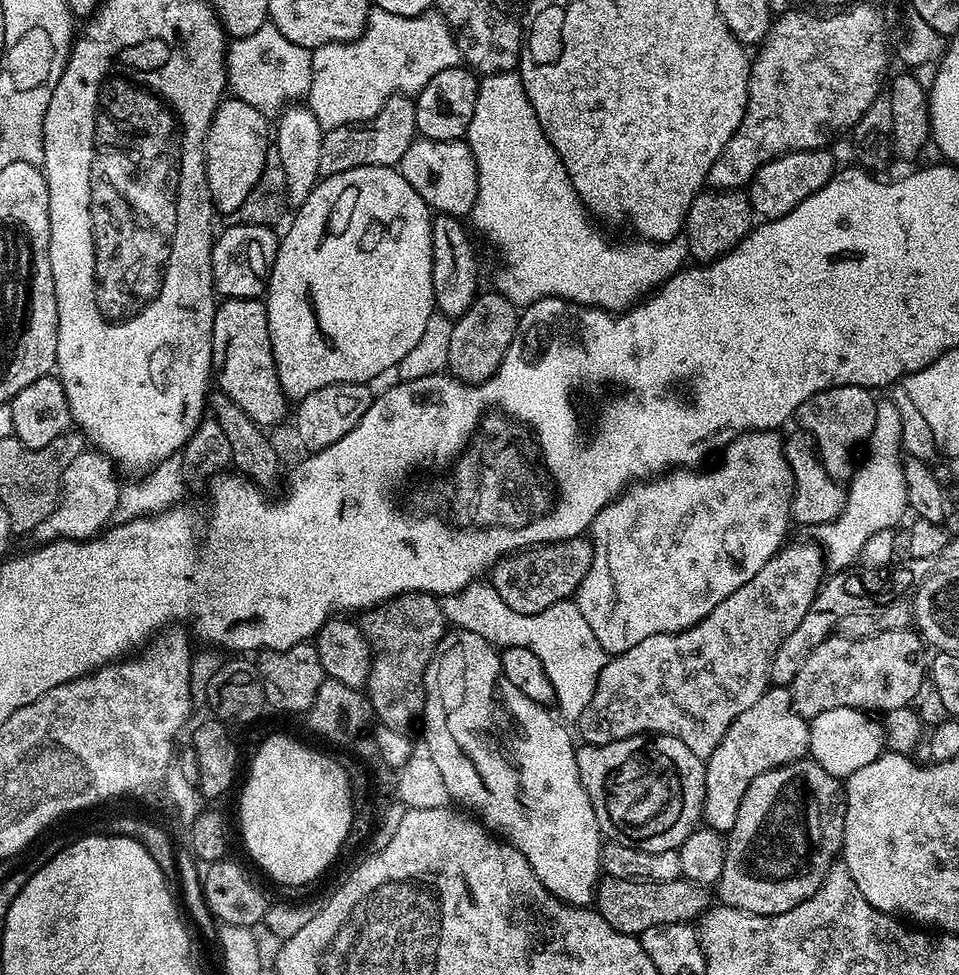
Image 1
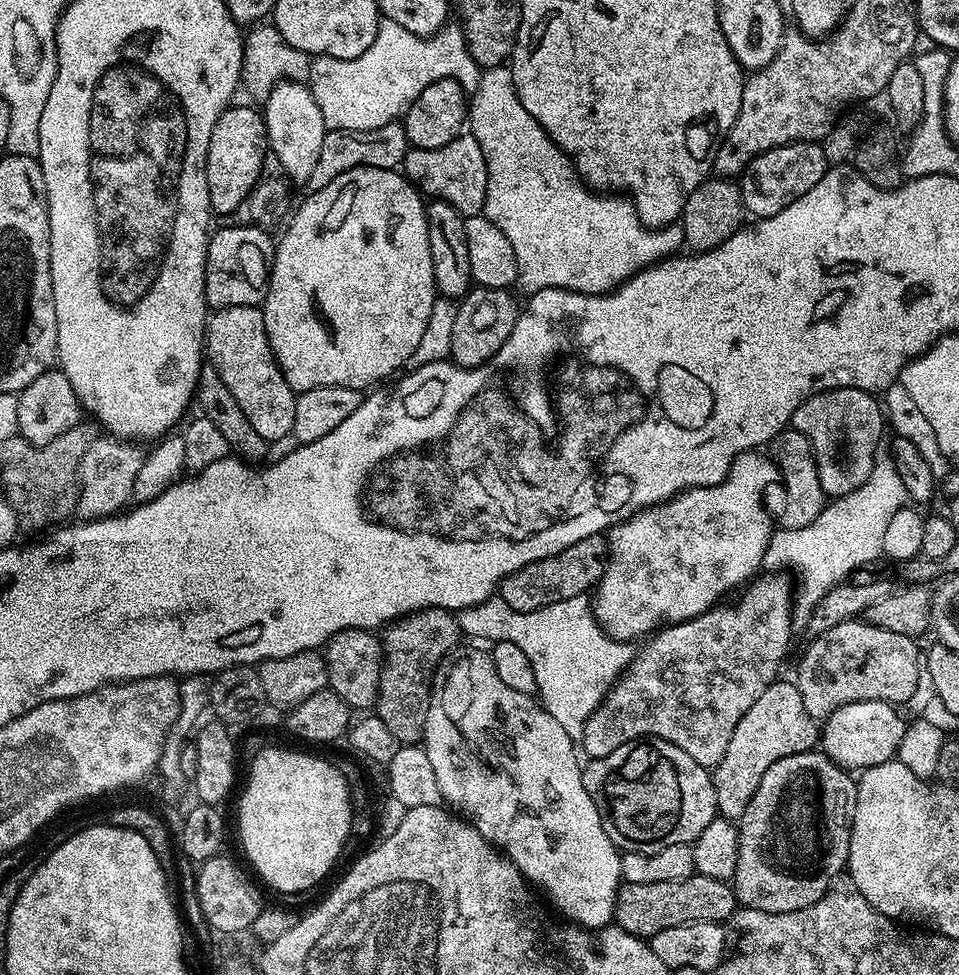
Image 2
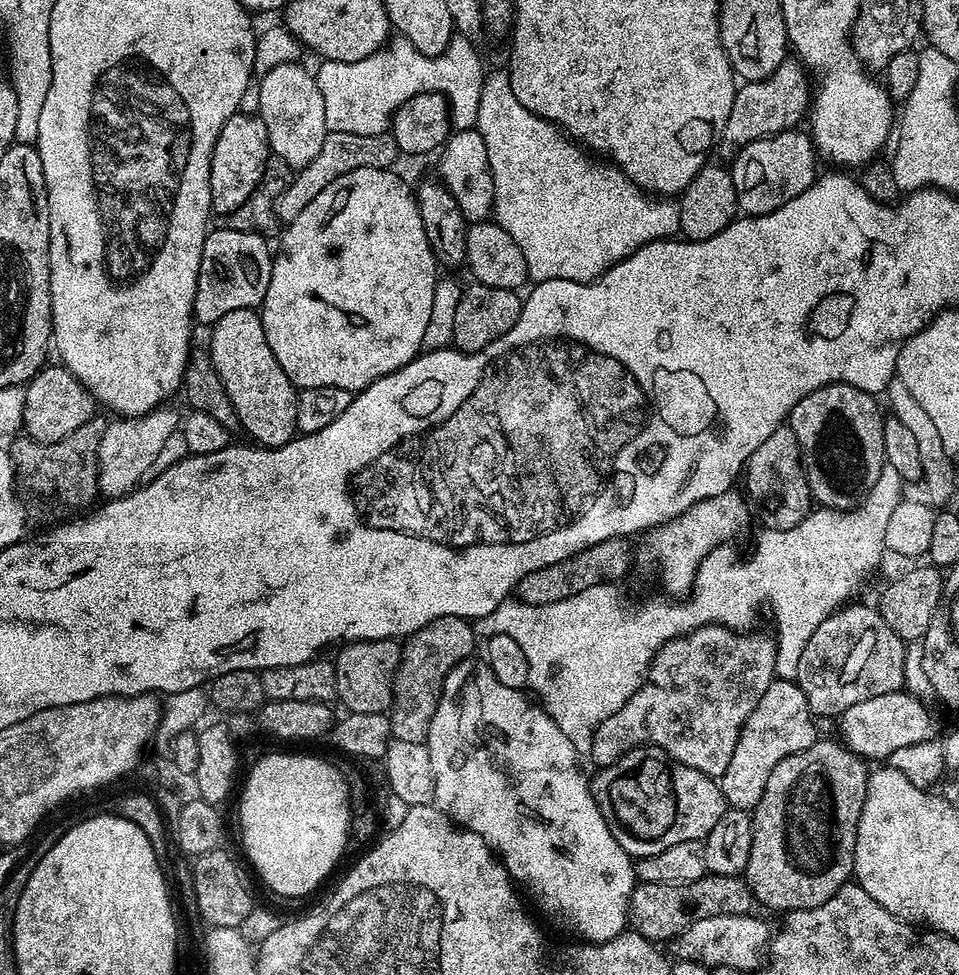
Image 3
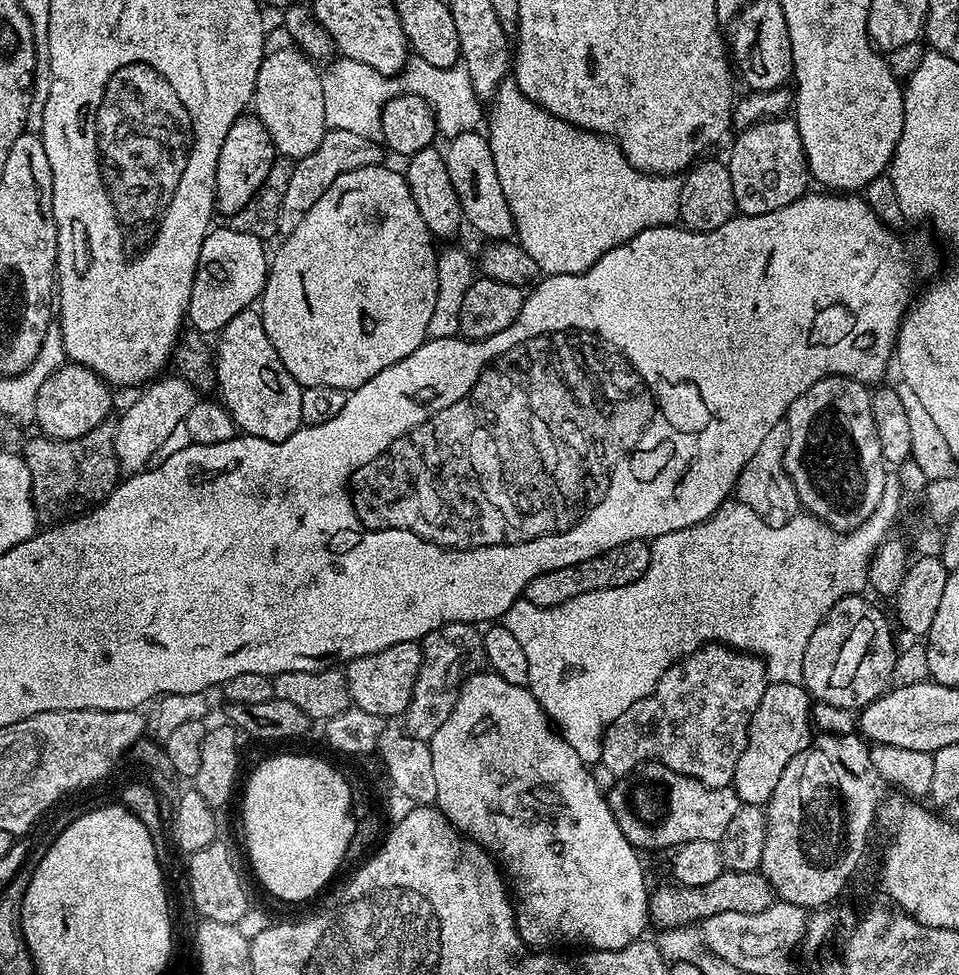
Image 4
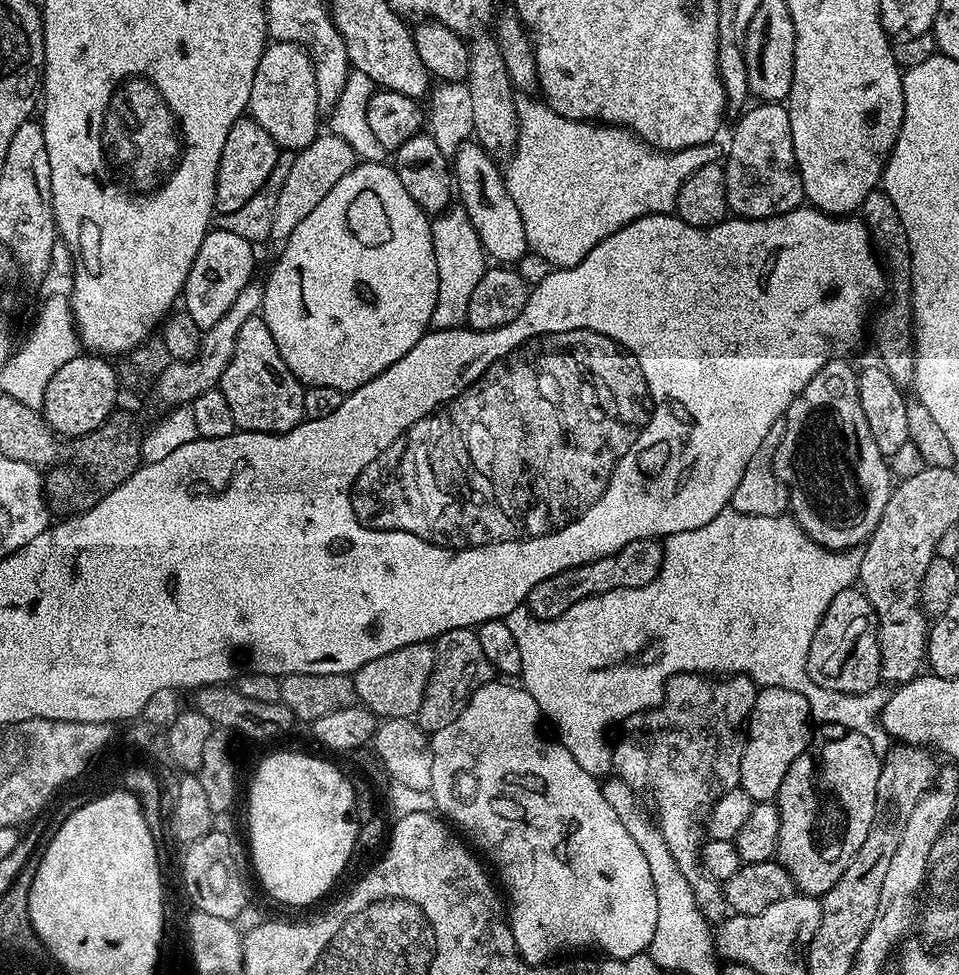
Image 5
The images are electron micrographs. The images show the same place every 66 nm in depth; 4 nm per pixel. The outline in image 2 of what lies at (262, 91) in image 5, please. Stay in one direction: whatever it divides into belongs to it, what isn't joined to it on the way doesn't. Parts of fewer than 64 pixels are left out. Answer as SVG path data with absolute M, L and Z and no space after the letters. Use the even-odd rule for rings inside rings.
M284 80L272 88L270 94L264 98L263 104L265 106L262 107L262 115L267 127L269 149L278 158L293 185L307 185L328 131L313 94L301 81Z

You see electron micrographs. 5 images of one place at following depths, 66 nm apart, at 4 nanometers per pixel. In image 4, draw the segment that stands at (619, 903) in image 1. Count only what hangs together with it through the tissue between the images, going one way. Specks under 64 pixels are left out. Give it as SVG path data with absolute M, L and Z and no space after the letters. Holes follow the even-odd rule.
M725 870L714 878L714 882L706 882L706 886L694 886L686 888L683 886L671 886L672 888L660 888L651 893L648 897L648 915L653 925L657 924L657 929L686 927L688 925L699 925L706 918L714 914L758 914L766 910L774 903L774 893L772 887L768 885L768 880L760 871L754 872L730 872Z

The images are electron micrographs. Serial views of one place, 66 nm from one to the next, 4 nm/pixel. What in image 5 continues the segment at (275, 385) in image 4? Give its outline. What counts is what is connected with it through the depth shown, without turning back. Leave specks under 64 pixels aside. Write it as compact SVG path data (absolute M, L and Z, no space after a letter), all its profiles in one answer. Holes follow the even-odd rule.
M257 314L242 322L234 352L218 387L230 405L230 414L234 414L239 431L289 432L305 419L305 385L288 369L286 362L282 362L282 354L278 354L278 346L274 346L270 326L266 326L263 315Z

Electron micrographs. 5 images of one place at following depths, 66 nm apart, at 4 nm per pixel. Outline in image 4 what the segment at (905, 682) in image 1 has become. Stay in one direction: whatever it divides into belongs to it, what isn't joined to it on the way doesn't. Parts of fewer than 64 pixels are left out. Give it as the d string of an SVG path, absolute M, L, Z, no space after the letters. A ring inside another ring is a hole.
M857 594L839 600L806 642L802 678L813 701L859 710L883 696L893 683L898 645L887 618L864 598Z

